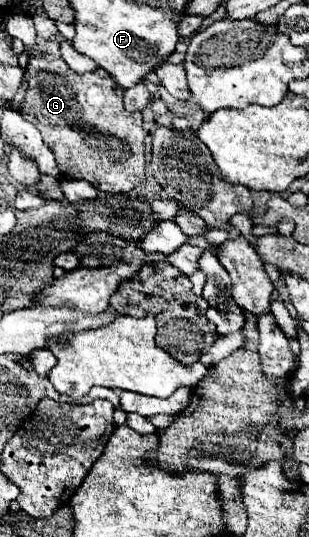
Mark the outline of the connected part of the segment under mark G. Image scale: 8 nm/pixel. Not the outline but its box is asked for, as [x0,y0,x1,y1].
[21,54,145,194]

